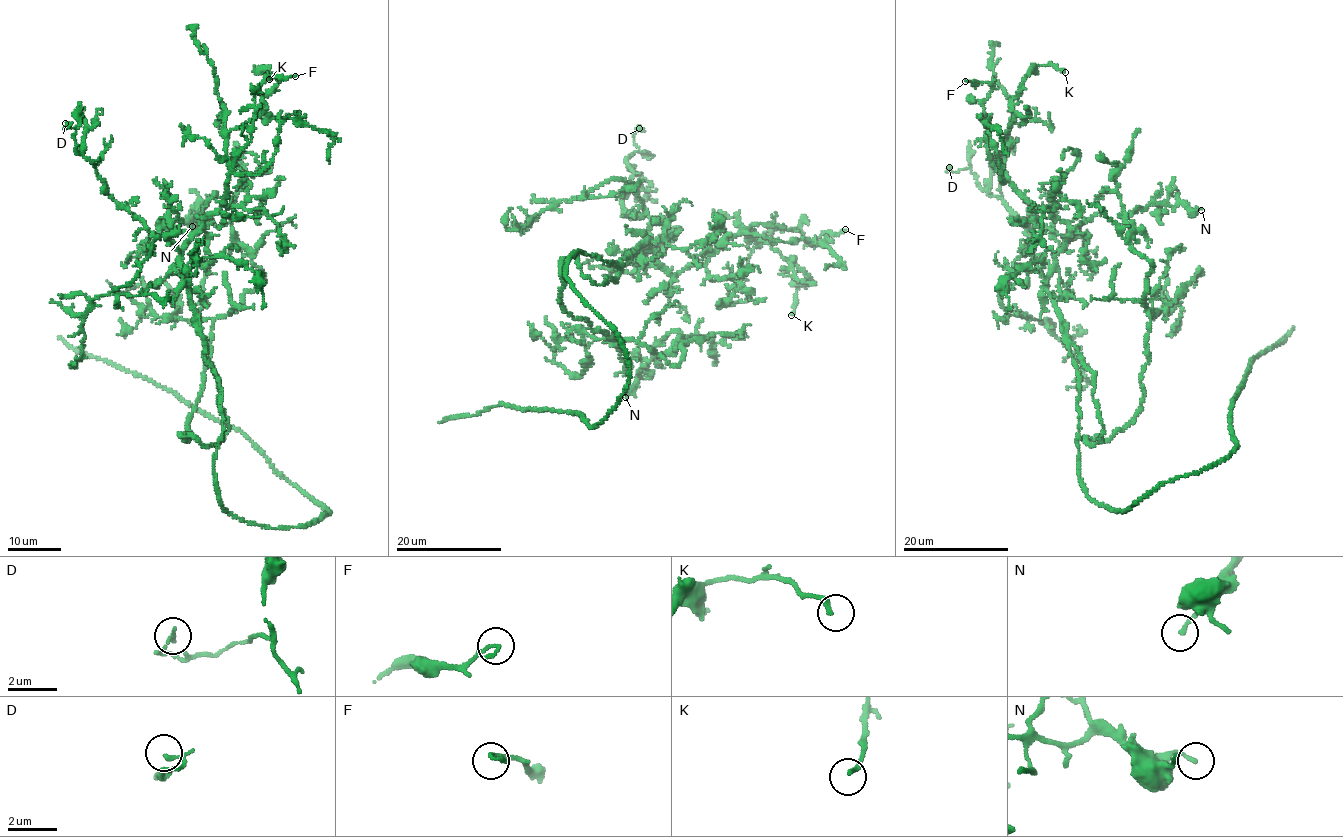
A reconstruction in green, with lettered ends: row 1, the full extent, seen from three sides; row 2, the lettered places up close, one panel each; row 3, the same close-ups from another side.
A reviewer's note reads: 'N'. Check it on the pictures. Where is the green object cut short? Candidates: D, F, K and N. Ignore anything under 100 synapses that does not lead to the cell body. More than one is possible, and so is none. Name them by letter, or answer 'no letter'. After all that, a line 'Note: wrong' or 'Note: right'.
no letter
Note: wrong

